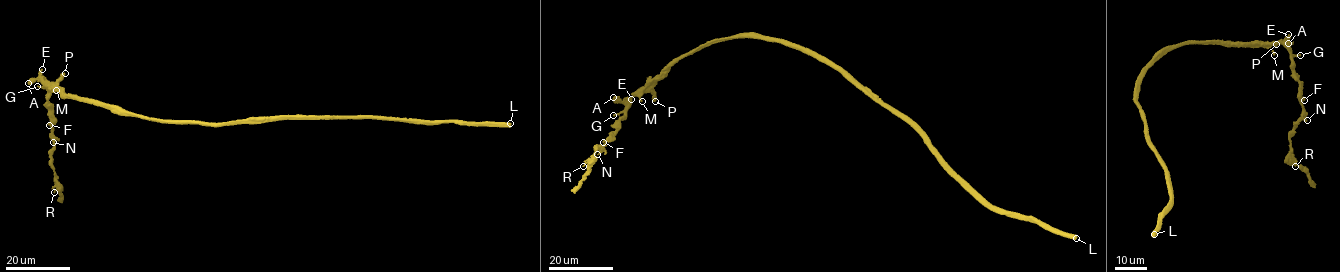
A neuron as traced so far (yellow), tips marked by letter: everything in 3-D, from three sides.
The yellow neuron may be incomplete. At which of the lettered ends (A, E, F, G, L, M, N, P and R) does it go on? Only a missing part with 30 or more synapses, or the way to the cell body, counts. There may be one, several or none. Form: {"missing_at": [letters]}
{"missing_at": ["N"]}

